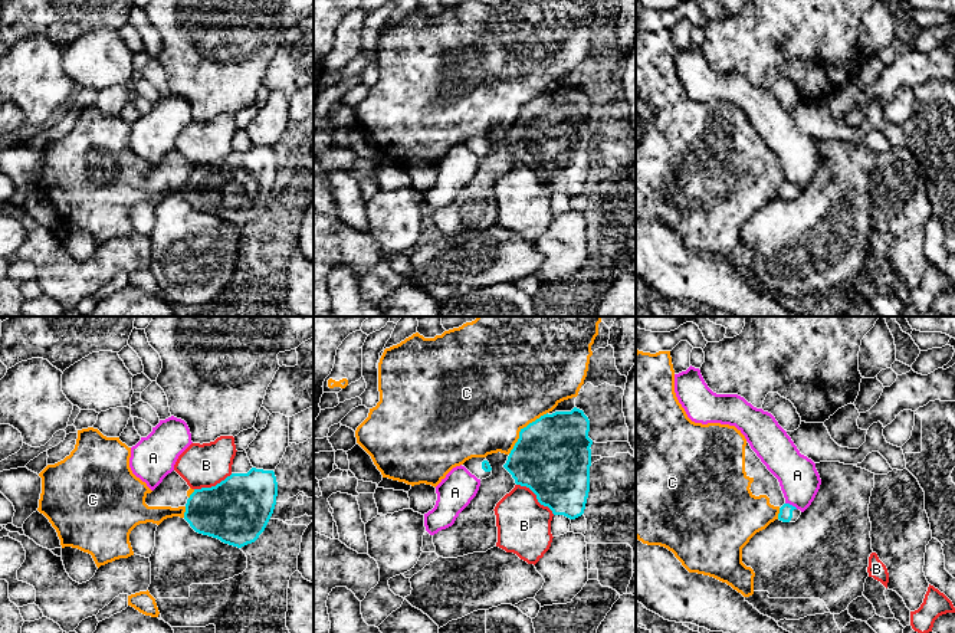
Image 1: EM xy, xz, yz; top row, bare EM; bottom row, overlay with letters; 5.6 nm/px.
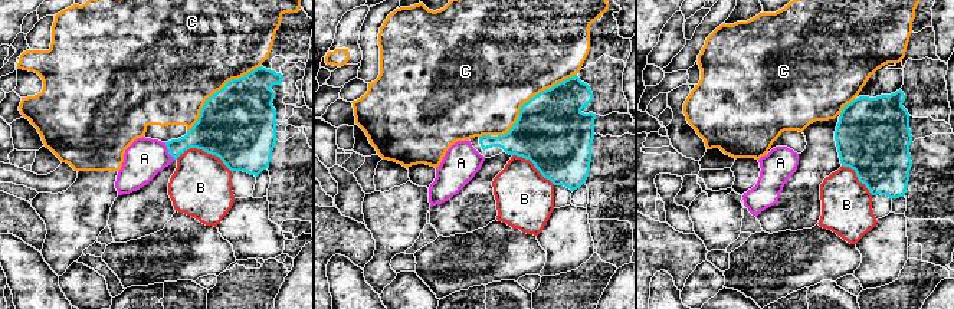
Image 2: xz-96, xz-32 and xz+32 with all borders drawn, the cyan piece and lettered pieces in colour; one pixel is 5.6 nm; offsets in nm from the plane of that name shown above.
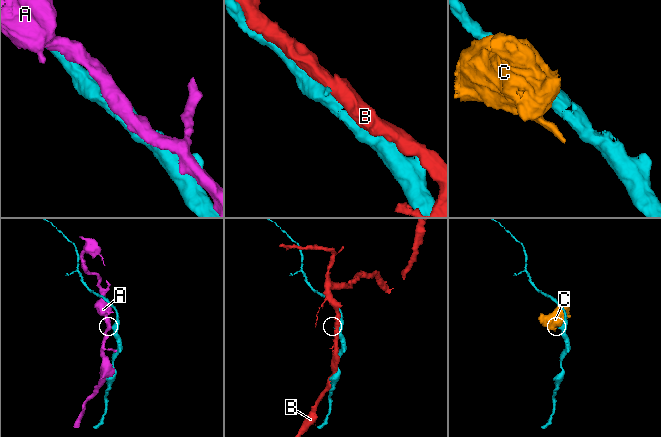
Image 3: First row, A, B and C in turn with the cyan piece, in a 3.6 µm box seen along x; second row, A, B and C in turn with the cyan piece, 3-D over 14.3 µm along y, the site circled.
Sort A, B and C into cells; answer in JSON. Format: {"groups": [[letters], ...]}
{"groups": [["A"], ["B"], ["C"]]}

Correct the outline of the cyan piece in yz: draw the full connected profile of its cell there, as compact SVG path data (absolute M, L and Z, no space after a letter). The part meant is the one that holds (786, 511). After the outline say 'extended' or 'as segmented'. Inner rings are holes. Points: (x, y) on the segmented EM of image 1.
M784 504L780 508L778 519L782 522L795 522L801 515L801 511L790 504Z; extended

